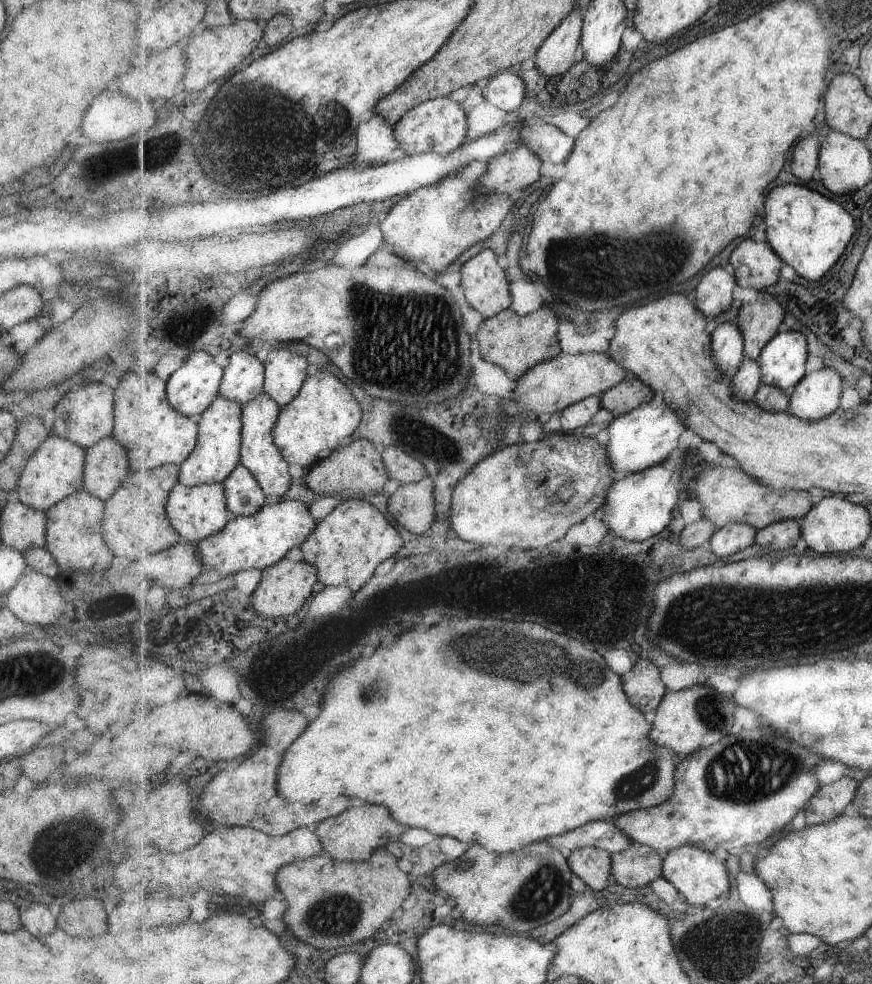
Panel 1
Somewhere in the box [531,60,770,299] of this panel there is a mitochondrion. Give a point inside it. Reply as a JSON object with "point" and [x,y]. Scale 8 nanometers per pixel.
{"point":[674,240]}

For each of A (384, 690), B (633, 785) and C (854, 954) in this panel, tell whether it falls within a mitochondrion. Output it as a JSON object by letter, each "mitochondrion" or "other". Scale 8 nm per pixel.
{"A":"mitochondrion","B":"mitochondrion","C":"other"}

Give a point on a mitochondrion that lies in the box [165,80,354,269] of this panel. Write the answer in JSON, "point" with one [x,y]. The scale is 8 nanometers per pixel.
{"point":[224,134]}

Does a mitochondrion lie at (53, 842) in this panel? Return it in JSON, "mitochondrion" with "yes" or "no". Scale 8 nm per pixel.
{"mitochondrion":"yes"}

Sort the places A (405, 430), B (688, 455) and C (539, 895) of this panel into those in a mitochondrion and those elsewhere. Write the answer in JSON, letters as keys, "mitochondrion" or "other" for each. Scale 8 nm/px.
{"A":"mitochondrion","B":"other","C":"mitochondrion"}

